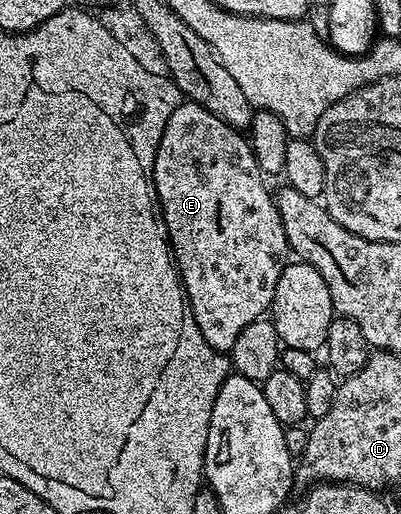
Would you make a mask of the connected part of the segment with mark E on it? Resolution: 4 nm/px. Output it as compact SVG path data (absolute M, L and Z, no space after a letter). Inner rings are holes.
M184 101L169 117L153 156L153 195L161 212L162 230L173 252L173 262L185 288L189 314L207 344L224 353L230 352L245 325L264 318L273 301L275 283L285 266L283 254L289 251L272 192L267 192L266 185L253 170L255 153L250 142L239 135L242 134L236 128L209 113L200 103Z

